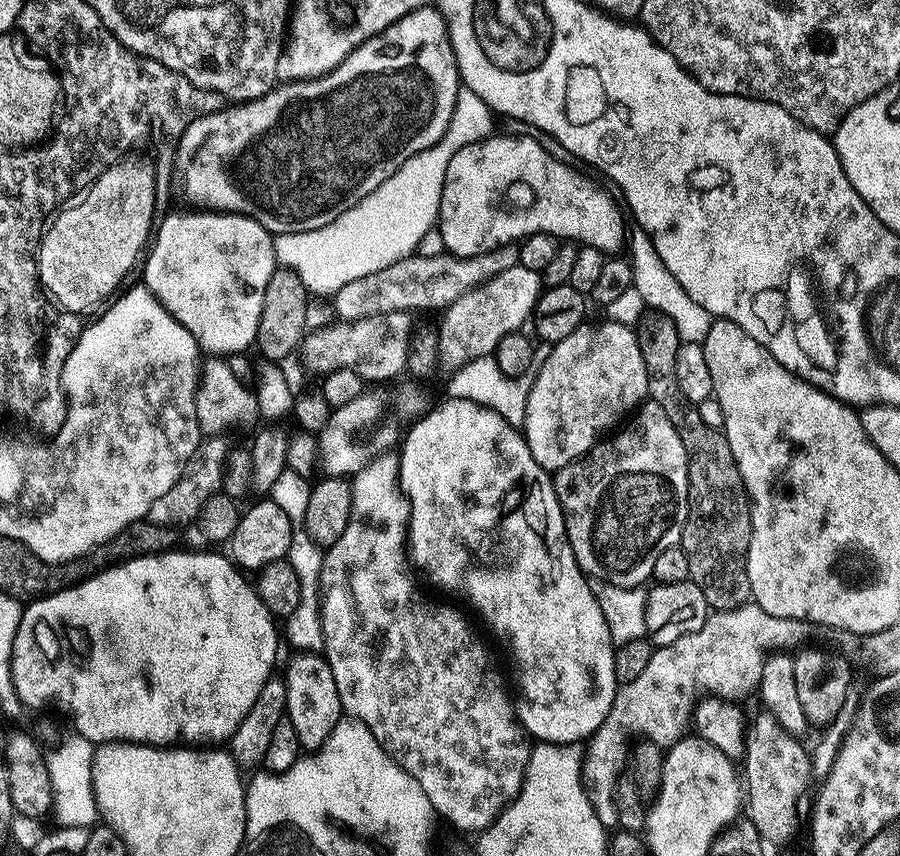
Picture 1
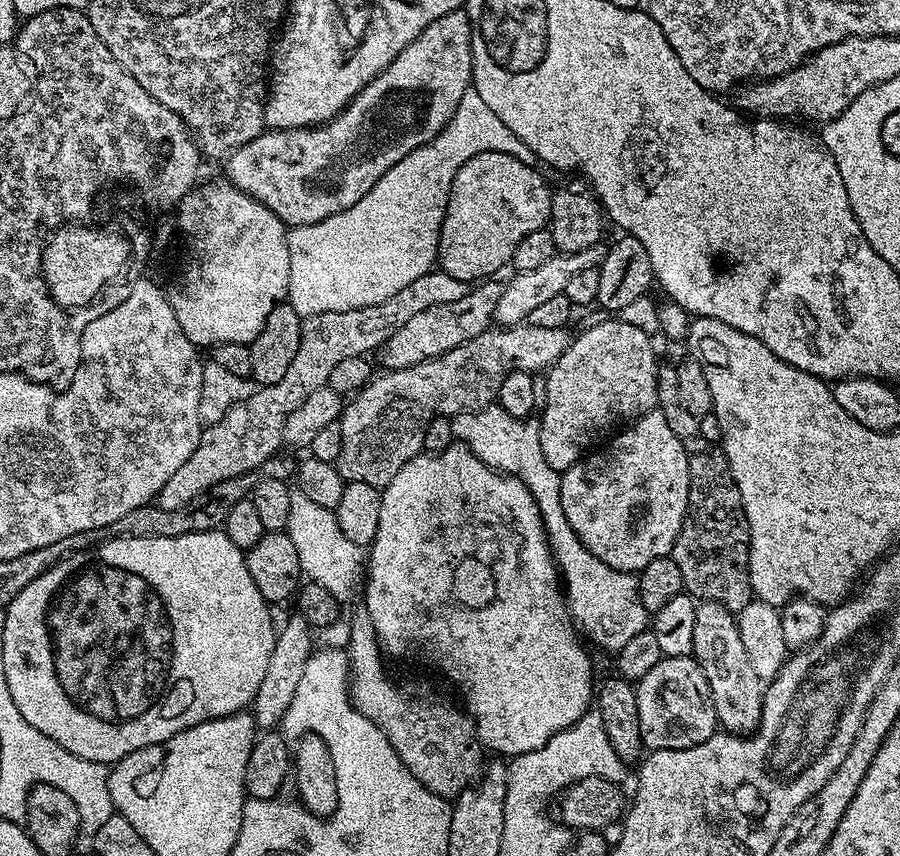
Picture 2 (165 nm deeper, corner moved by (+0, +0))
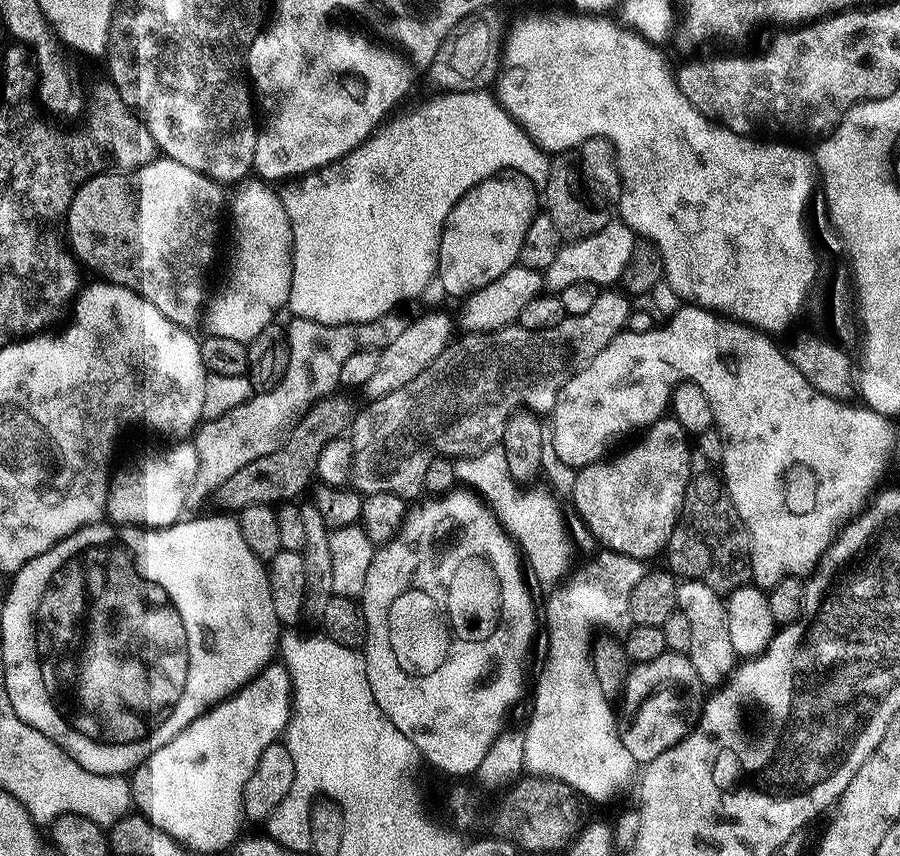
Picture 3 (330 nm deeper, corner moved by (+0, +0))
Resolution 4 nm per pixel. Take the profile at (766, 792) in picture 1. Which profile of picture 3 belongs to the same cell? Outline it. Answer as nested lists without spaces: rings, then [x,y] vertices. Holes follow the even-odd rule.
[[[681,579],[676,586],[676,606],[690,624],[690,646],[686,655],[694,666],[697,681],[712,686],[725,683],[726,677],[736,667],[738,657],[734,646],[730,646],[728,617],[721,593],[697,580]]]

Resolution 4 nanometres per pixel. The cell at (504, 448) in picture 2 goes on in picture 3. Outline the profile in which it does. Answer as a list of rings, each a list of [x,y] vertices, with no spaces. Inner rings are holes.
[[[503,445],[490,447],[478,456],[461,459],[455,465],[455,479],[464,486],[476,484],[472,485],[475,491],[487,502],[504,531],[512,537],[529,571],[532,570],[535,578],[546,588],[557,585],[569,573],[572,544],[556,500],[558,498],[544,486],[522,490],[523,487],[510,474]]]

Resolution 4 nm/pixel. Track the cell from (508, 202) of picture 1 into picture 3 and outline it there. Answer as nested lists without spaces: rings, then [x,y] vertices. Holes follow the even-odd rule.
[[[512,174],[490,176],[481,184],[474,185],[459,202],[453,206],[440,235],[440,249],[436,263],[435,279],[440,280],[440,288],[448,296],[467,297],[477,292],[482,286],[494,282],[494,278],[502,278],[506,270],[510,270],[520,259],[522,238],[530,226],[530,222],[538,215],[538,196],[533,187],[523,179]]]

